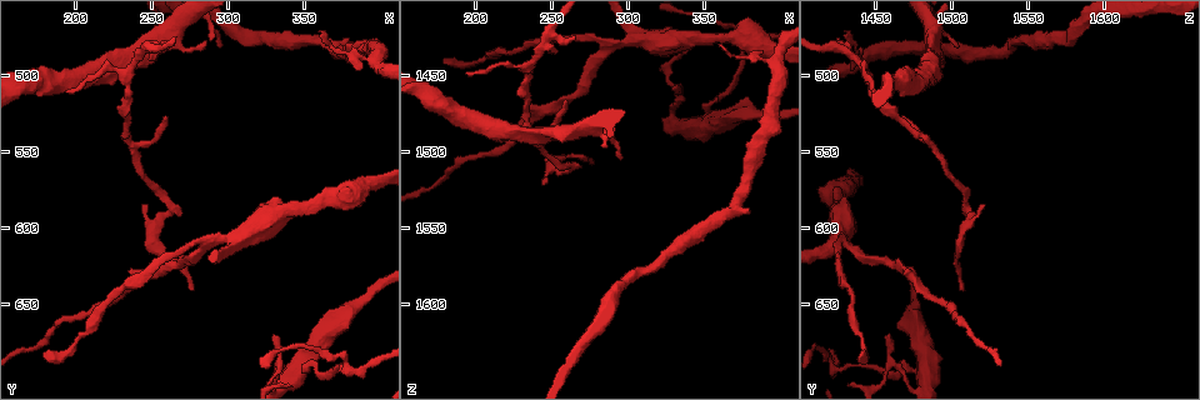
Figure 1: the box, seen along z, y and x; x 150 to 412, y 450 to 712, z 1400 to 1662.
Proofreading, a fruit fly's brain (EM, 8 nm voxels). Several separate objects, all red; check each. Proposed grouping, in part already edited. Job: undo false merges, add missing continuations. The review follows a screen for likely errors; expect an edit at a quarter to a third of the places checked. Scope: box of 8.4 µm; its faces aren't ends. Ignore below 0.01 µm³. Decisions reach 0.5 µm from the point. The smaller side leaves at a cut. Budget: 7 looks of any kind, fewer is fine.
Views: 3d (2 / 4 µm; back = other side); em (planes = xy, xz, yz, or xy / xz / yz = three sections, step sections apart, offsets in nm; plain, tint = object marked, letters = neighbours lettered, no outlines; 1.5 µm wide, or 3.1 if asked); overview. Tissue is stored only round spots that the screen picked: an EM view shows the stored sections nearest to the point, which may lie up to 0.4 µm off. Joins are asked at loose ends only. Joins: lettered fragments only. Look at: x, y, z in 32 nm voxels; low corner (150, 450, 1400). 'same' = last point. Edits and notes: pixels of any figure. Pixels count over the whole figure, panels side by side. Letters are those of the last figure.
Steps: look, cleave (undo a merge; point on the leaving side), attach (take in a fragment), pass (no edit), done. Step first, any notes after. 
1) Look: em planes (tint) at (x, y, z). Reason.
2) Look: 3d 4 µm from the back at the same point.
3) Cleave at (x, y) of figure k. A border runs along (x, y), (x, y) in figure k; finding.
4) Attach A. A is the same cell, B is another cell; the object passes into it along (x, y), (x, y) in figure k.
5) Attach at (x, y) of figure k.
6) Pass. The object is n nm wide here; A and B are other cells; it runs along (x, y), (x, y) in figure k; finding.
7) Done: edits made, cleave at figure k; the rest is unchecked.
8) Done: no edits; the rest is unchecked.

Look: em planes (tint) at (264, 476, 1424). Free end.

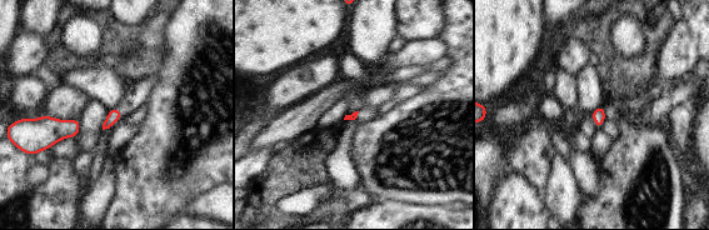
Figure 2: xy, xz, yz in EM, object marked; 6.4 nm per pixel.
Look: em planes (letters) at the same point. See the neighbours.

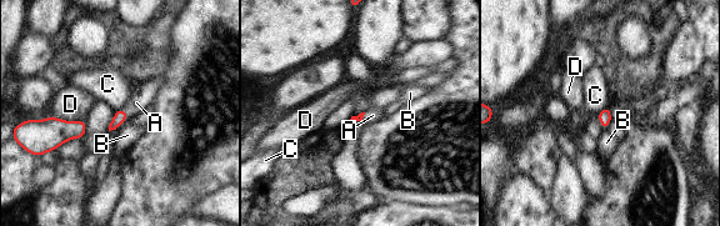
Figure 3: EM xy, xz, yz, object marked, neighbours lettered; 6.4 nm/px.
Attach A. The longest contact is with D, 220 nm; A is the same cell, B, C and D are other cells; the object passes into it along (121, 115), (126, 112), (136, 103) in figure 3; the neuron continues.

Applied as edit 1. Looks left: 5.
Look: em planes (plain) at (194, 512, 1448). Tapers out.

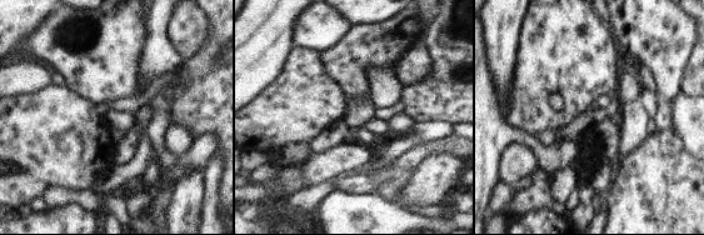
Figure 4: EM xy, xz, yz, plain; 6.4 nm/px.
Look: em planes (letters) at the same point. See the neighbours.

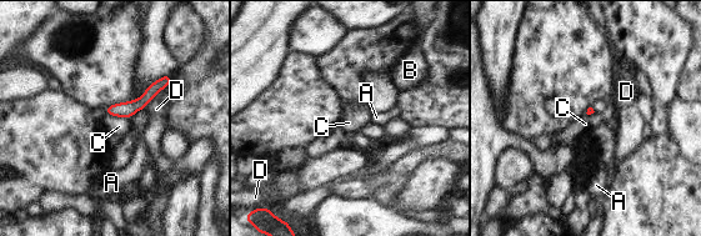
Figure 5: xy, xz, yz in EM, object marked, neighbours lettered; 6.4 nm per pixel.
Pass. A, B, C and D are other cells; a border runs along (106, 113), (129, 120) in figure 5; none of them fits.

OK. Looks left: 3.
Look: em planes (letters) at (276, 642, 1508).

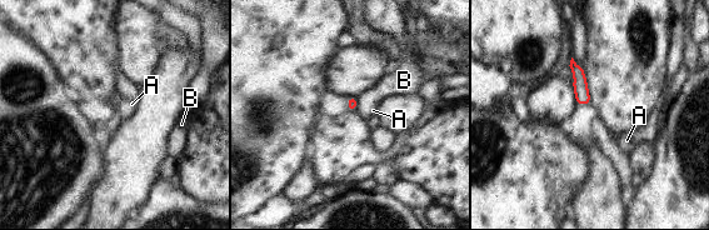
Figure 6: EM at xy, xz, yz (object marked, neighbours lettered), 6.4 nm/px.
Pass. The longest contact is with B, 80 nm; A and B are other cells; none of them fits.

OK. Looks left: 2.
Done: edits made, attach at figure 3; the rest is unchecked.

